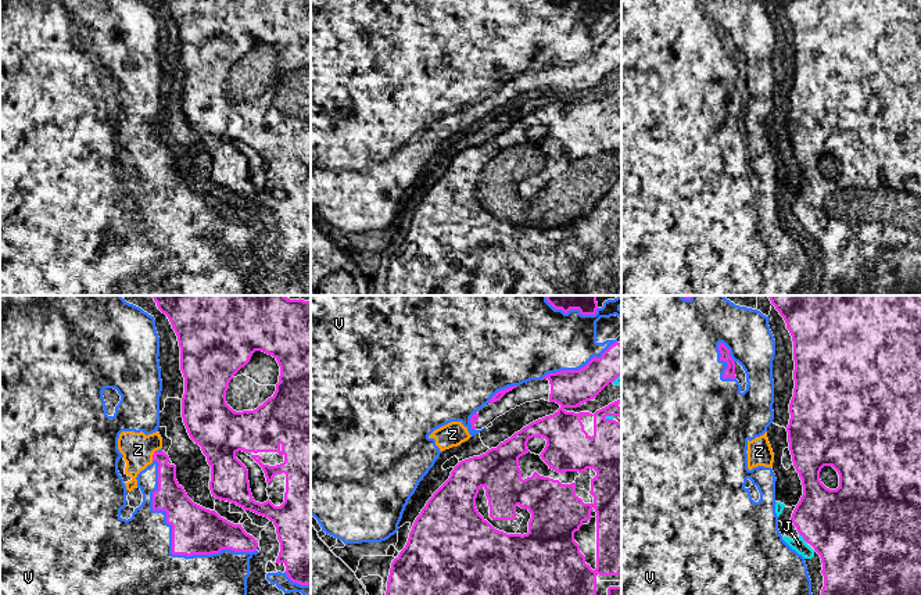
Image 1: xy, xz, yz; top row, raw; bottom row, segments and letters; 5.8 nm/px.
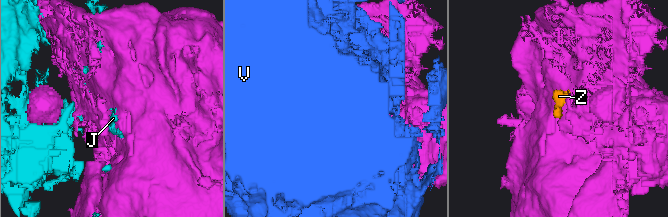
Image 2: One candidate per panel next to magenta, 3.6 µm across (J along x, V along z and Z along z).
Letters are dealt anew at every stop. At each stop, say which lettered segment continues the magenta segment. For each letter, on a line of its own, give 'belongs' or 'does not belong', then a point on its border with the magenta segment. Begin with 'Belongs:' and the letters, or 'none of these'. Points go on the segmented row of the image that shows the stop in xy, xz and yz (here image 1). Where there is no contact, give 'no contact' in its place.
Belongs: none of these
J: does not belong; meets magenta in yz at (802, 536)
V: does not belong; meets magenta in xy at (172, 542)
Z: does not belong; meets magenta in xy at (153, 455)

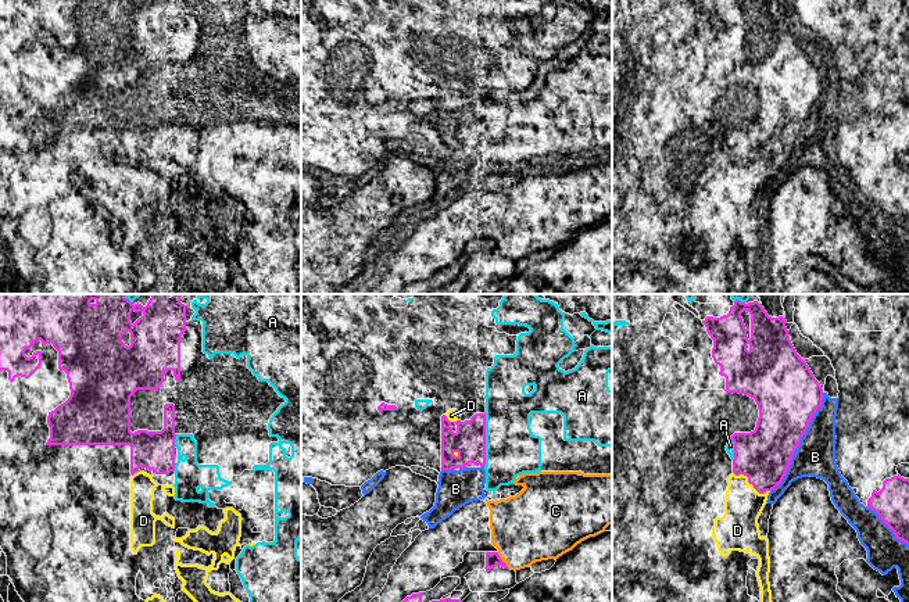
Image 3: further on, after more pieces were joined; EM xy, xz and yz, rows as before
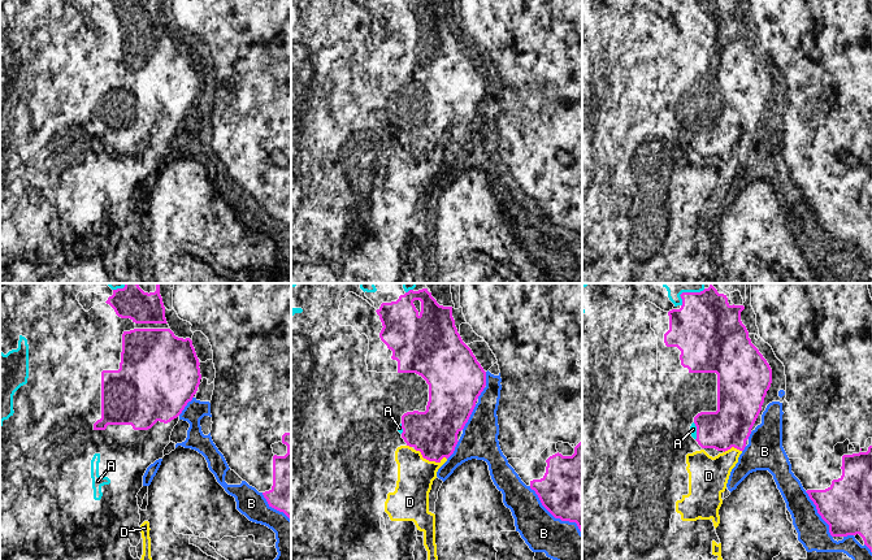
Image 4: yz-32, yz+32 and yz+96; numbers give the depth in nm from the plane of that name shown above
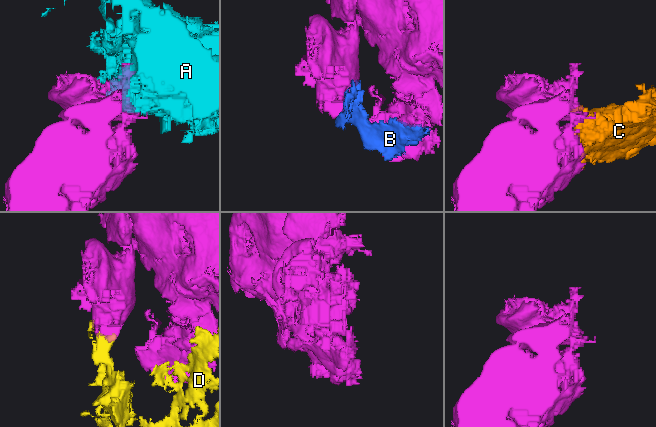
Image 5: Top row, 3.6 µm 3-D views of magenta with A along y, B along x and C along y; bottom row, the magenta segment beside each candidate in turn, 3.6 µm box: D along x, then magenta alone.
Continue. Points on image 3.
Belongs: none of these
A: does not belong; meets magenta in xz at (485, 440)
B: does not belong; meets magenta in yz at (800, 441)
C: does not belong; meets magenta in xz at (501, 561)
D: does not belong; meets magenta in yz at (750, 483)

